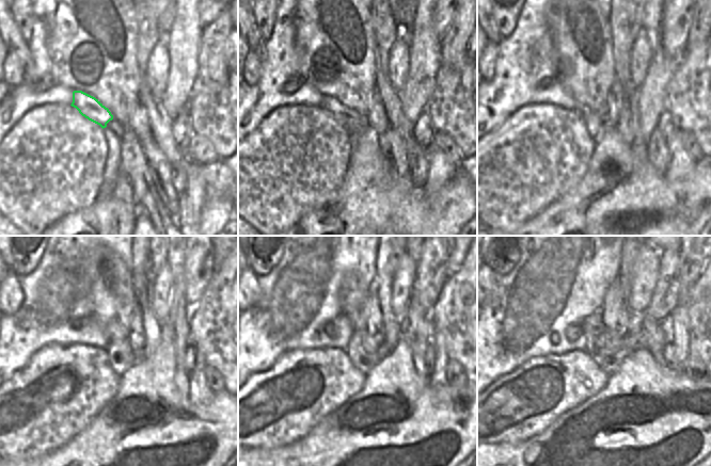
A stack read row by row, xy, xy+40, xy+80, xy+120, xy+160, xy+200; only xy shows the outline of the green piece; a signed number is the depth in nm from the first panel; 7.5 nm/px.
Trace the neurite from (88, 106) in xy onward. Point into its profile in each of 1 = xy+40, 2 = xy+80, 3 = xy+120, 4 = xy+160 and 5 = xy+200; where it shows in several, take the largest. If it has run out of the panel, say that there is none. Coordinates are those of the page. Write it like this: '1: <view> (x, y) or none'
1: xy+40 (345, 114)
2: xy+80 (597, 123)
3: xy+120 (122, 357)
4: xy+160 (363, 352)
5: xy+200 (607, 350)

